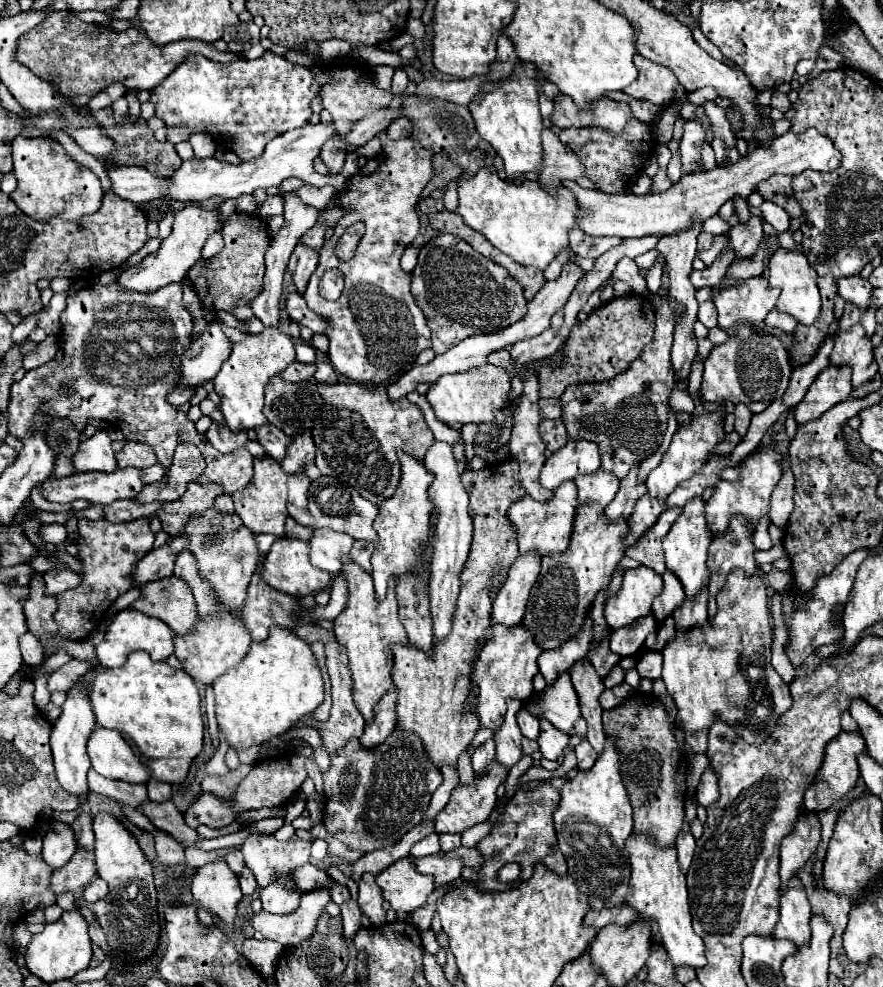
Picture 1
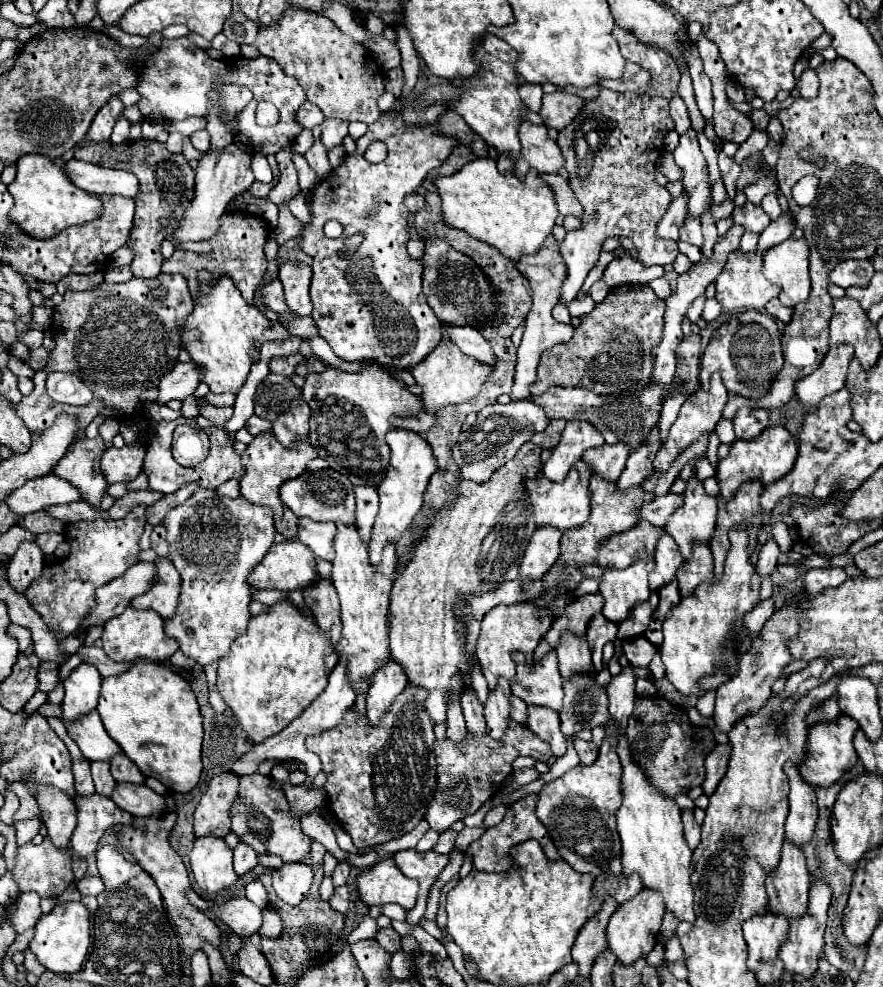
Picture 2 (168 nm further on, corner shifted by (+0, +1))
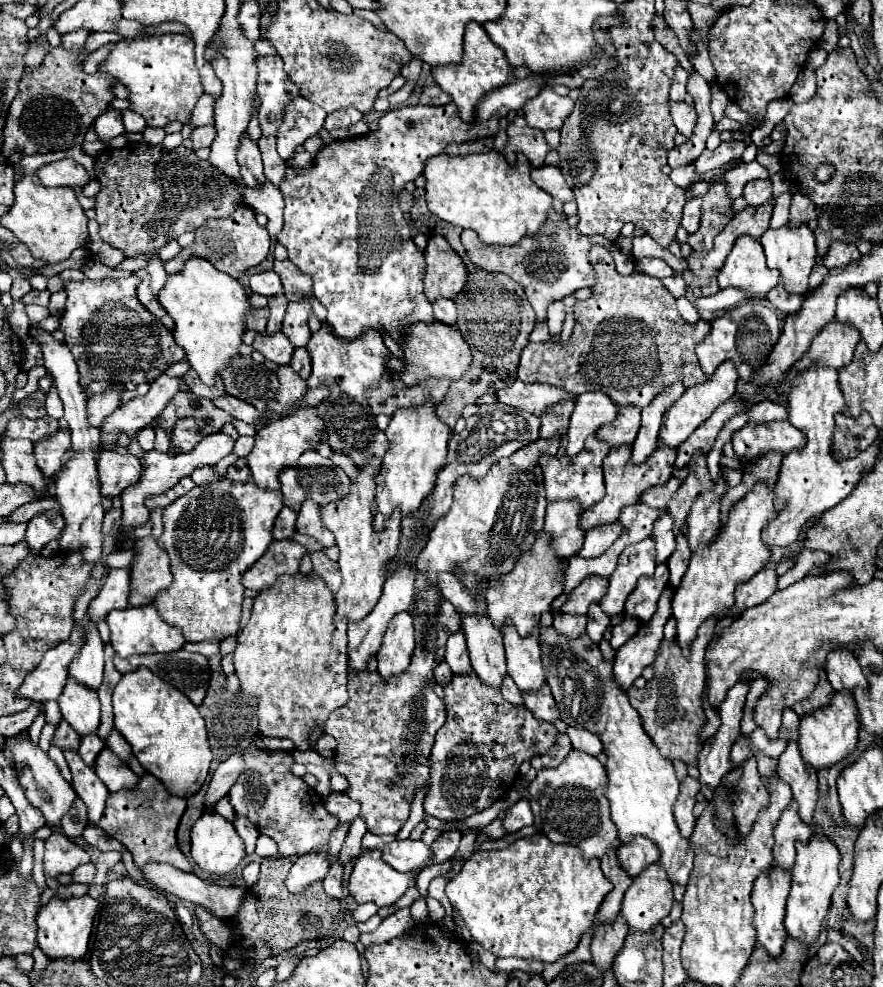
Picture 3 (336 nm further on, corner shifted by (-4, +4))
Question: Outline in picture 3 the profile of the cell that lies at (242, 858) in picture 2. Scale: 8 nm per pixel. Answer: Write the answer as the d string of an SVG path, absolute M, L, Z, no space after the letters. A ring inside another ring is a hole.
M235 815L235 821L233 821L239 837L245 841L245 847L247 847L247 855L253 853L255 849L255 841L259 837L259 831L255 831L255 825L249 821L249 819L243 819L243 815Z

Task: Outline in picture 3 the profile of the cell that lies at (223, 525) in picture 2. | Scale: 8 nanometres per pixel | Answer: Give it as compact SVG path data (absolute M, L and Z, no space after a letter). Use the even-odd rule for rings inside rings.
M229 477L197 485L167 505L165 531L157 543L171 559L173 583L153 599L161 619L181 627L191 643L237 635L245 591L241 577L273 541L271 531L281 507L281 491L263 491L251 481L241 483Z

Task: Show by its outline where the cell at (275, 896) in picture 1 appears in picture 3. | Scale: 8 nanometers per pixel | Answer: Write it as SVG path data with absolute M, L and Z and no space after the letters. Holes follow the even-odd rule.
M325 851L303 855L293 863L285 879L285 885L291 893L301 893L309 883L321 881L327 875L327 871L329 871L329 857Z

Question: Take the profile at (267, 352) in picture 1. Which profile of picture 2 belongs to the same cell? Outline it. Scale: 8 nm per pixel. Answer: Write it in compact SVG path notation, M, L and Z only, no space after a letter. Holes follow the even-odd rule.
M199 272L199 282L203 284L203 298L195 302L195 308L183 326L183 346L189 350L191 360L205 368L203 382L213 394L237 394L253 364L251 352L257 350L255 340L271 328L271 322L241 298L229 276L221 276L217 282L211 274Z

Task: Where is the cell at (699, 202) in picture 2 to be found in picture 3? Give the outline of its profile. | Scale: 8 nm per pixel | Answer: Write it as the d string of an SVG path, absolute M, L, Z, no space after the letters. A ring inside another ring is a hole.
M669 99L669 105L671 105L673 123L675 123L675 127L679 129L679 133L691 137L693 127L695 127L695 119L697 119L695 107L689 105L689 103L675 103L675 101L671 101L671 99Z

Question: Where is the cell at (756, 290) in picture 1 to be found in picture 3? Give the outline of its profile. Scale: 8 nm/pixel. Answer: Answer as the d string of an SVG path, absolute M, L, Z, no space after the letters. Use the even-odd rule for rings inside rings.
M739 237L731 249L731 253L727 255L725 265L719 269L719 287L739 287L745 289L749 293L767 293L769 289L773 289L779 281L779 271L773 271L765 265L765 255L763 255L763 247L757 239L753 237Z

